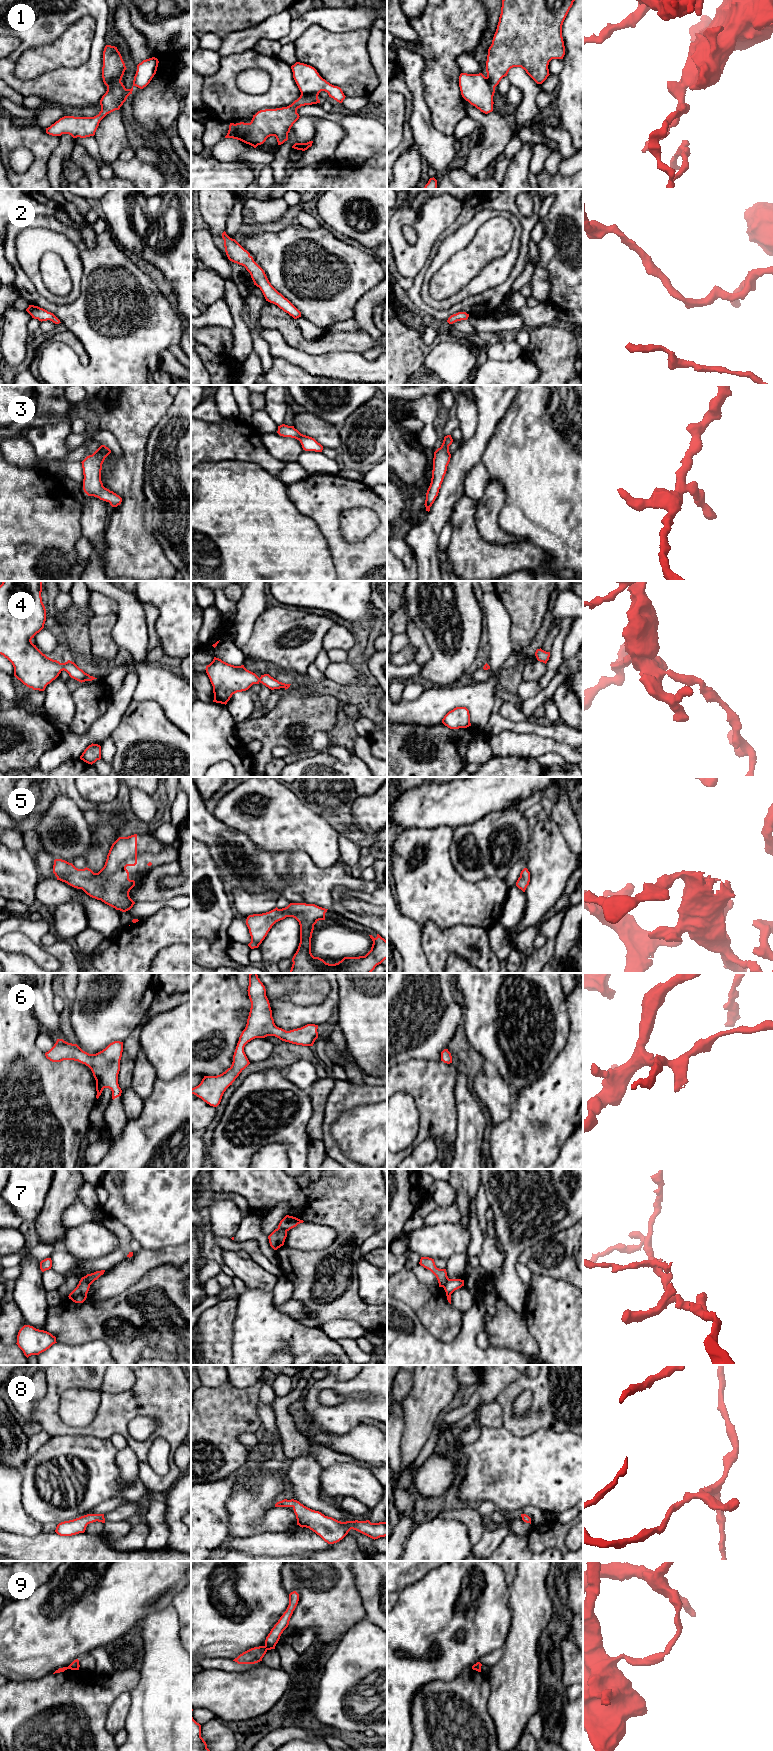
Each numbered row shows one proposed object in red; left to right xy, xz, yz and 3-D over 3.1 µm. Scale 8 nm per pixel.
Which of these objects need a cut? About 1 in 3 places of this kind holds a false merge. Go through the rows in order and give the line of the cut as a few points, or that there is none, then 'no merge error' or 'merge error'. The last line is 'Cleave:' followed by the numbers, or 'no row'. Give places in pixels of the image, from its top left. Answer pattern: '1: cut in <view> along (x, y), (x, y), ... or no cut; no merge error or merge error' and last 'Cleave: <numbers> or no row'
1: cut in xz along (301, 93), (317, 98); merge error
2: no cut; no merge error
3: no cut; no merge error
4: no cut; no merge error
5: no cut; no merge error
6: no cut; no merge error
7: cut in yz along (448, 1278), (443, 1287); merge error
8: no cut; no merge error
9: cut in xz along (264, 1646), (267, 1649); merge error
Cleave: 1, 7, 9

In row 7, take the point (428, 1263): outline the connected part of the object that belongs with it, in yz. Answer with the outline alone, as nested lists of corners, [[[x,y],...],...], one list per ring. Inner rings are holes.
[[[421,1257],[419,1264],[424,1268],[430,1270],[436,1276],[439,1283],[439,1287],[444,1288],[448,1280],[446,1269],[437,1268],[434,1259],[429,1257]]]

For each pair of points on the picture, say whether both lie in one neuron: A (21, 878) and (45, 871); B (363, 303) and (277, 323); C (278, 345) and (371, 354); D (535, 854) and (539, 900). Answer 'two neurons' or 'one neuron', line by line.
A: two neurons
B: two neurons
C: two neurons
D: one neuron

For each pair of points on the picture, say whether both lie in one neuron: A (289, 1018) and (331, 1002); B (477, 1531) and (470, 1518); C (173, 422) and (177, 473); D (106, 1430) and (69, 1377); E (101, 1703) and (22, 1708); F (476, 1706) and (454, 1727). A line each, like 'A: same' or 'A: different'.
A: same
B: same
C: same
D: same
E: same
F: same

